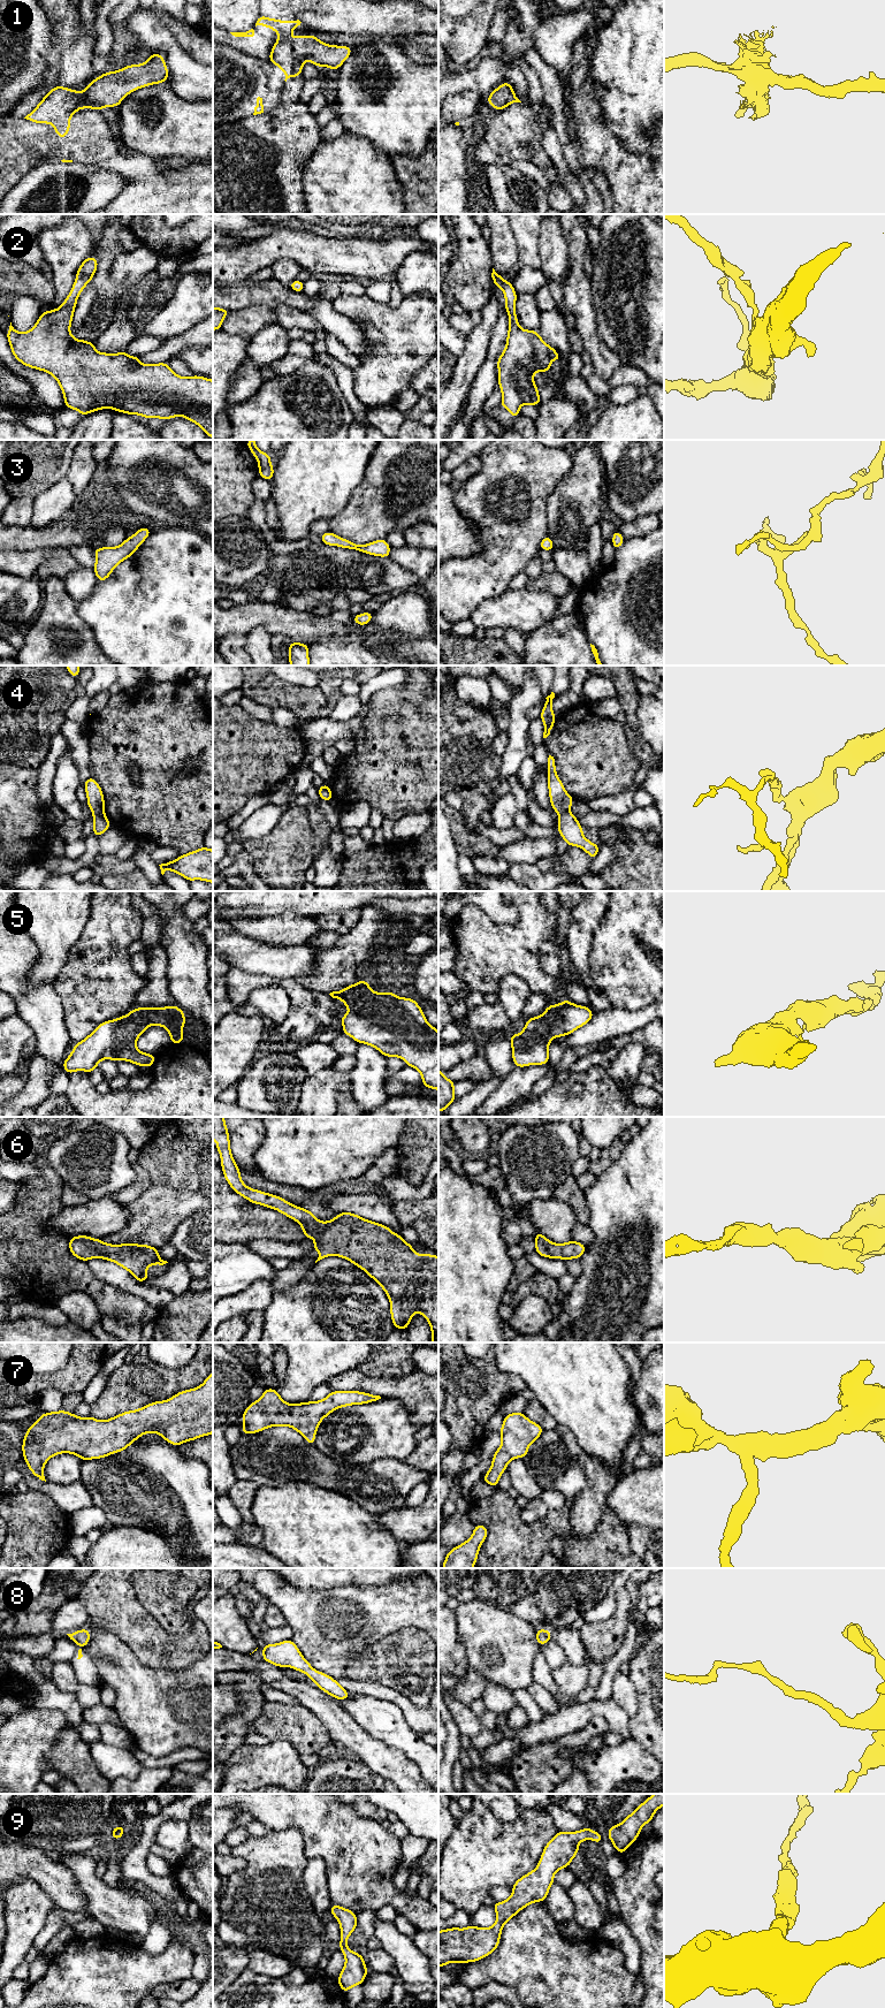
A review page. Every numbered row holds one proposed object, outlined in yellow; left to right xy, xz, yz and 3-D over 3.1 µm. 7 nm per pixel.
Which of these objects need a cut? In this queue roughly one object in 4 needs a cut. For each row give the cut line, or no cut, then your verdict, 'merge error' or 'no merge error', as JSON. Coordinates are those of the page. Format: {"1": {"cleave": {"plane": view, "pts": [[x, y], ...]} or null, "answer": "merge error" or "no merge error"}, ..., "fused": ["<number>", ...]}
{"1": {"cleave": null, "answer": "no merge error"}, "2": {"cleave": null, "answer": "no merge error"}, "3": {"cleave": null, "answer": "no merge error"}, "4": {"cleave": {"plane": "xy", "pts": [[93, 813], [104, 814]]}, "answer": "merge error"}, "5": {"cleave": null, "answer": "no merge error"}, "6": {"cleave": null, "answer": "no merge error"}, "7": {"cleave": null, "answer": "no merge error"}, "8": {"cleave": null, "answer": "no merge error"}, "9": {"cleave": null, "answer": "no merge error"}, "fused": ["4"]}

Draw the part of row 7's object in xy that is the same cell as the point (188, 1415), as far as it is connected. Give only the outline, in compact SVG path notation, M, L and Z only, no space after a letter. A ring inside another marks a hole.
M213 1371L196 1389L180 1391L167 1400L151 1402L139 1409L121 1413L106 1421L97 1420L91 1415L78 1417L74 1413L62 1409L43 1413L26 1429L22 1453L30 1471L37 1478L46 1482L44 1467L54 1455L69 1453L79 1456L83 1461L101 1459L124 1451L136 1439L148 1432L160 1435L175 1446L213 1433Z

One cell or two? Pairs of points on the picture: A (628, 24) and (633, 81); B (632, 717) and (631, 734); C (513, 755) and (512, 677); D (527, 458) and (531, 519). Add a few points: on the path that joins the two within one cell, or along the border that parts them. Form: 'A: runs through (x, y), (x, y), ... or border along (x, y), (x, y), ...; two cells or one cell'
A: runs through (628, 38), (628, 51), (633, 55), (633, 67); one cell
B: runs through (632, 721), (632, 730); one cell
C: border along (525, 677), (521, 689), (513, 697); two cells
D: runs through (527, 473), (527, 488), (532, 499), (531, 504); one cell

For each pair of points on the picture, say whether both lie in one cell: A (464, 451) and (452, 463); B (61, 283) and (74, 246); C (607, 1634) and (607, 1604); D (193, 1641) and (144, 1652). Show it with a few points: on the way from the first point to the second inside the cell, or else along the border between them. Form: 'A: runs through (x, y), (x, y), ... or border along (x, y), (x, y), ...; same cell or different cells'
A: runs through (462, 454), (455, 461); same cell
B: runs through (63, 274), (65, 256); same cell
C: border along (617, 1595), (616, 1609), (607, 1619), (586, 1622); different cells
D: runs through (181, 1653), (176, 1657), (157, 1657); same cell

